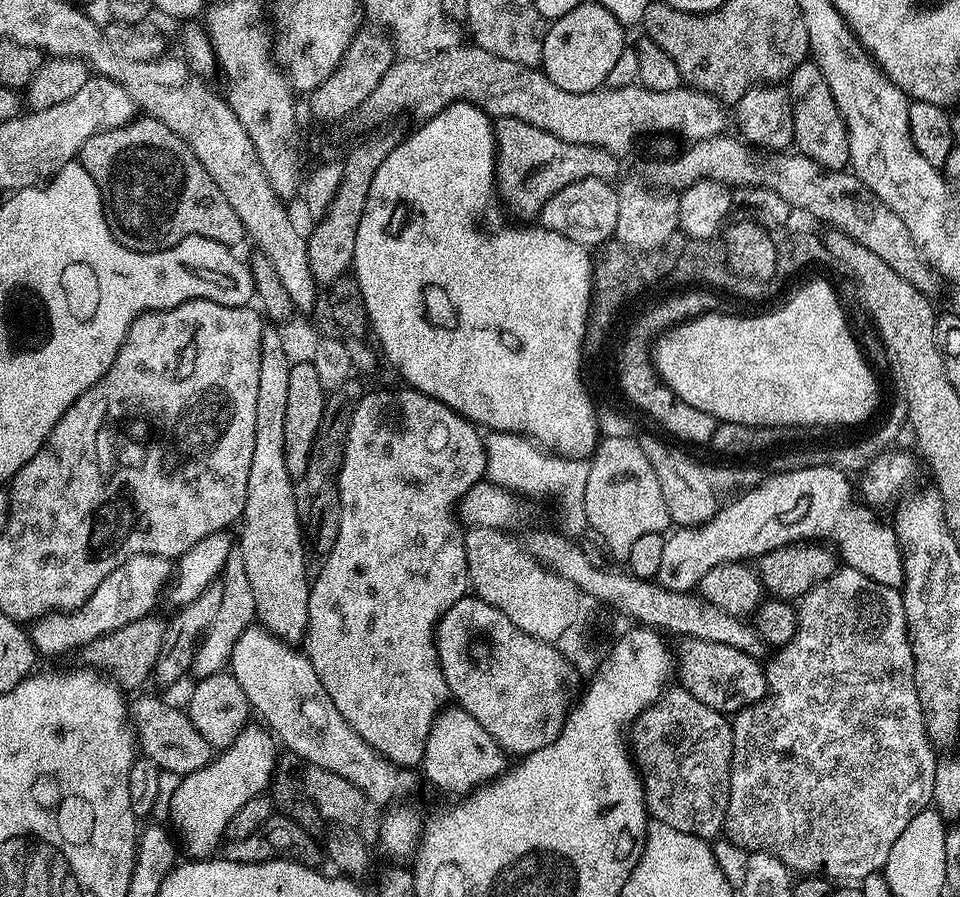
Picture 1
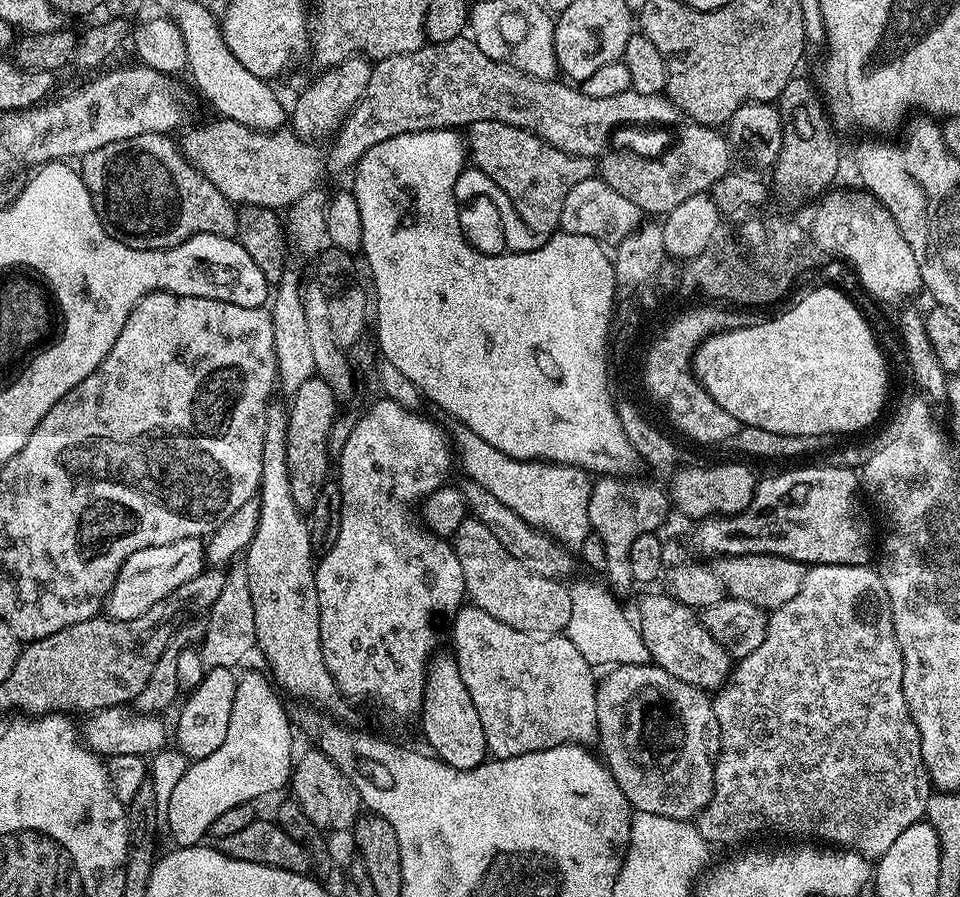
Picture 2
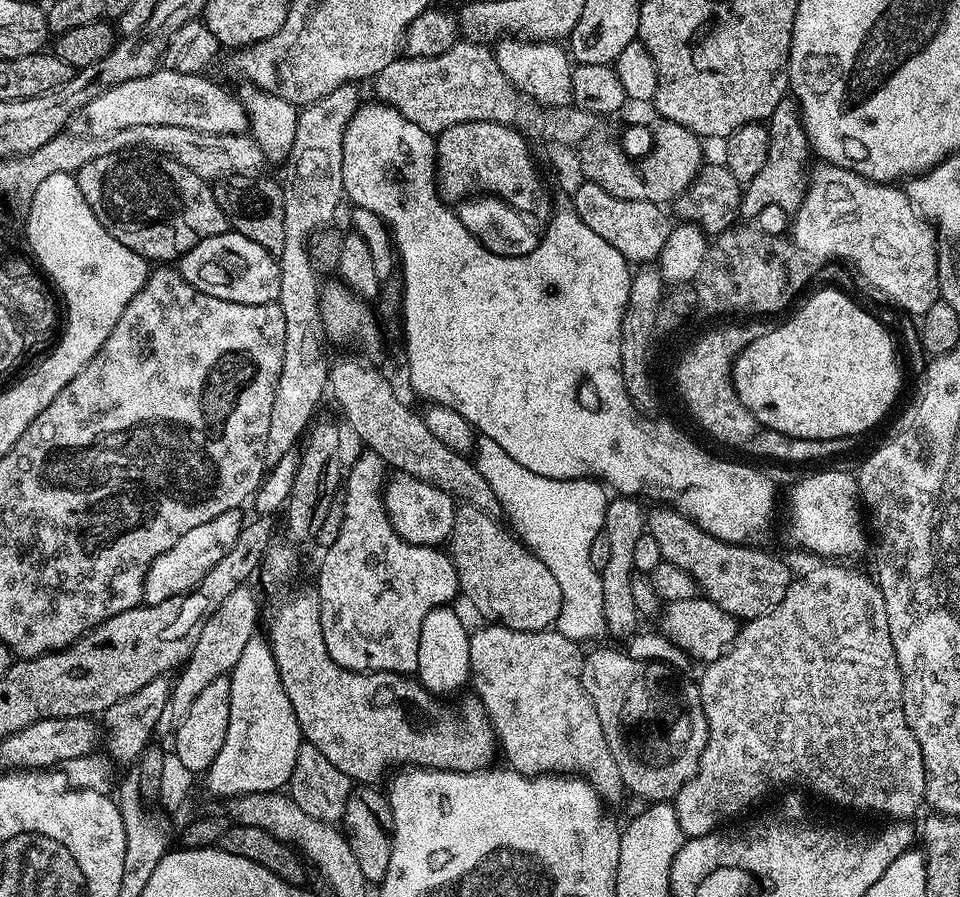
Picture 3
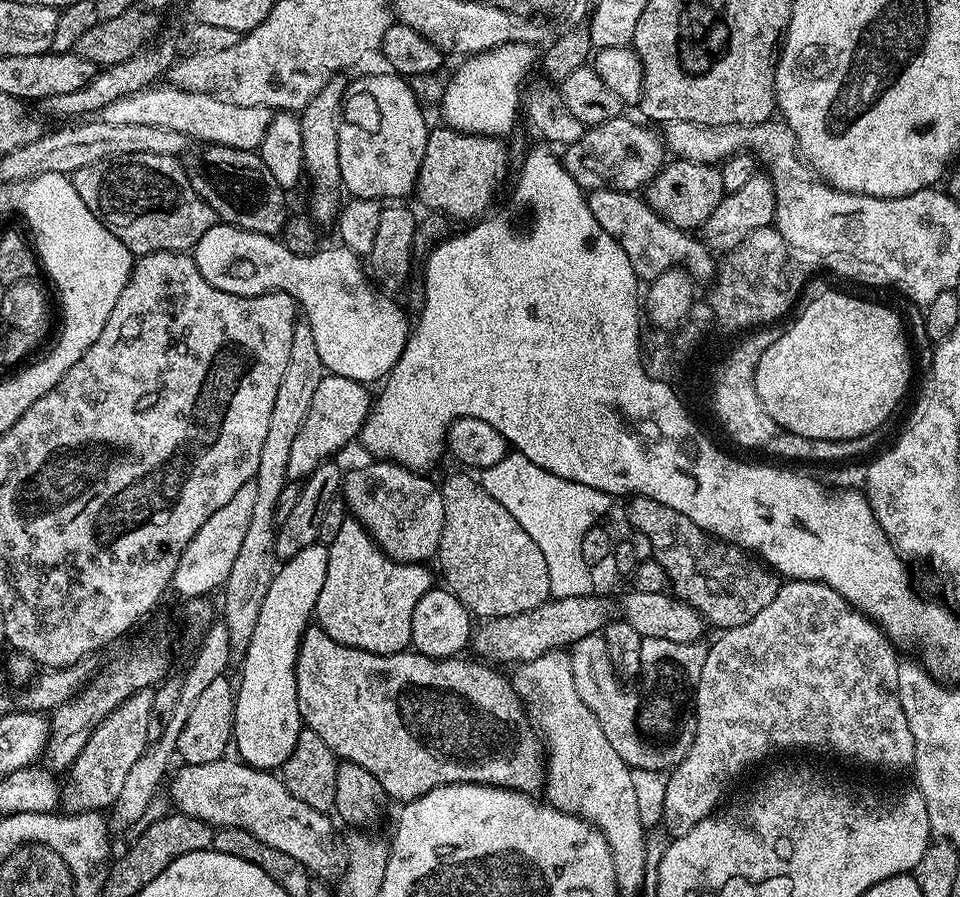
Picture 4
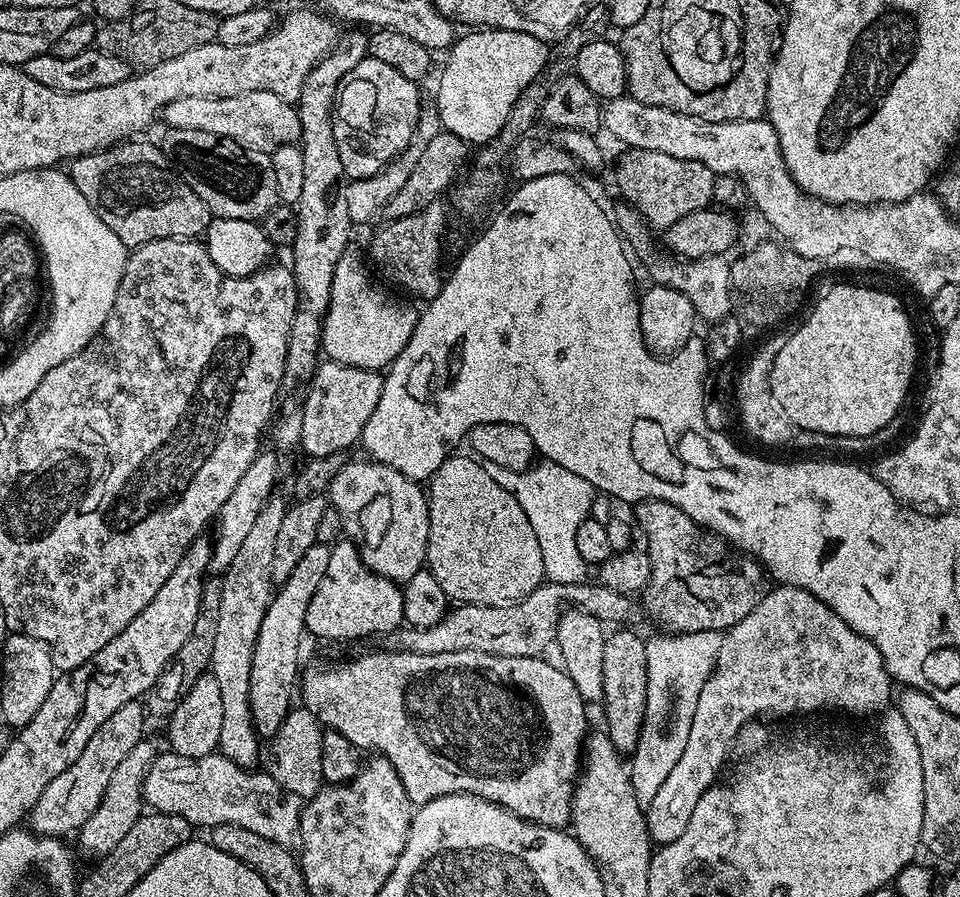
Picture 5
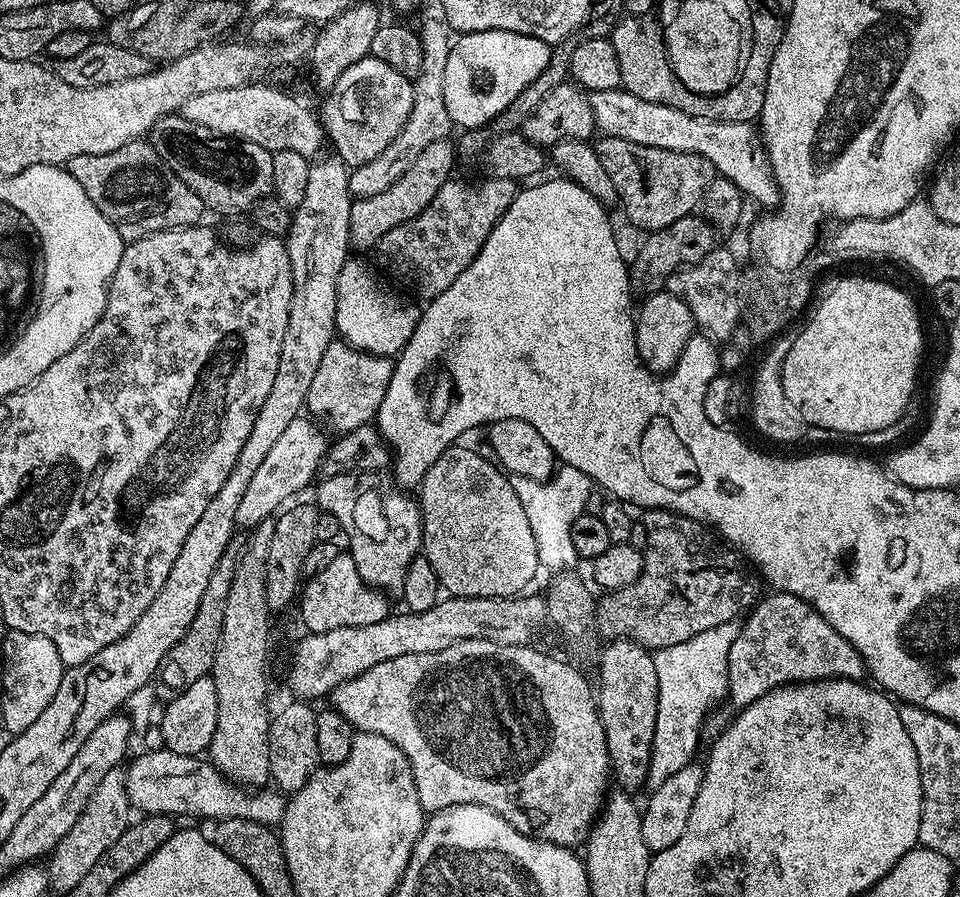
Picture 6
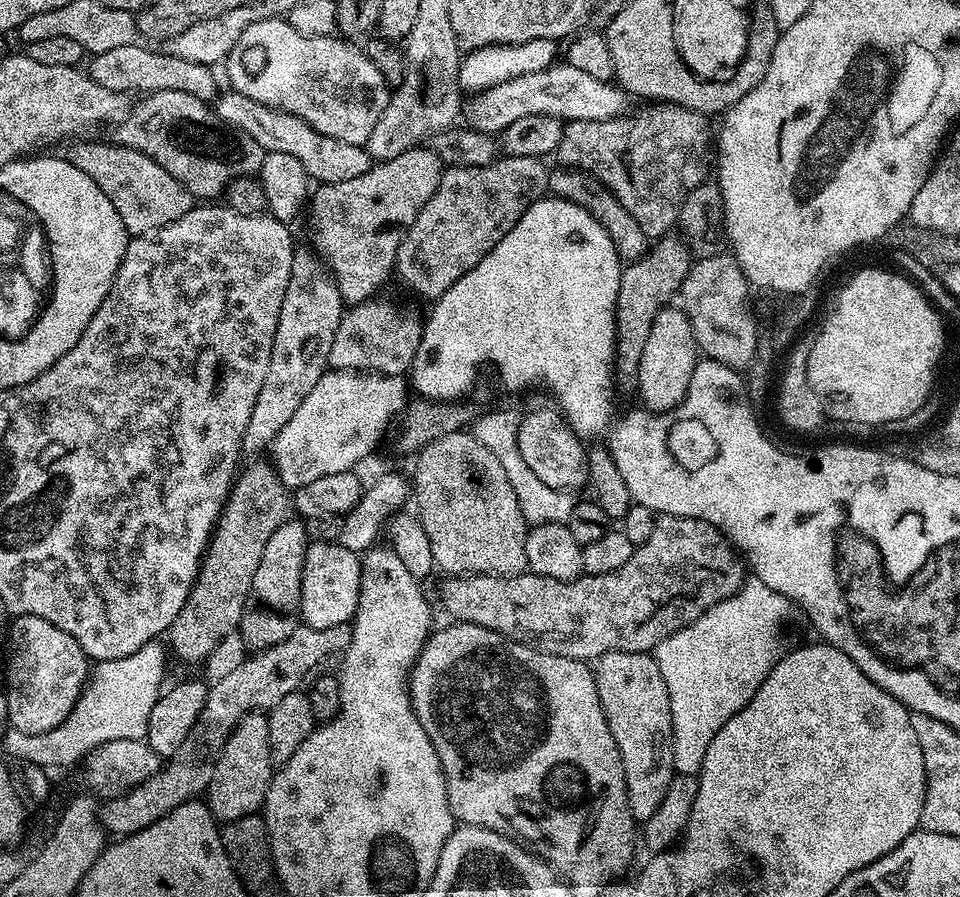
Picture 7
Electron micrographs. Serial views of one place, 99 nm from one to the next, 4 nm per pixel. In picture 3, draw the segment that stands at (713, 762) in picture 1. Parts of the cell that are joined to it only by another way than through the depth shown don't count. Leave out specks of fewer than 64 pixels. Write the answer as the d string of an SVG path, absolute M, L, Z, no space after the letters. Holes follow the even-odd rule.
M596 648L589 656L587 653L583 657L583 662L580 685L586 690L590 702L594 702L594 710L598 714L598 722L602 722L602 734L606 734L606 746L610 746L610 754L614 754L614 763L618 765L618 774L622 774L622 782L625 789L629 793L633 792L631 794L633 797L645 802L675 801L678 790L682 790L682 786L686 786L686 782L690 782L696 776L696 771L700 765L700 755L702 754L702 750L706 750L706 742L708 741L708 723L706 722L706 714L702 710L699 687L695 683L692 683L680 684L677 688L667 688L664 685L665 669L663 667L653 666L646 660L630 658L627 651L621 649L619 652L616 648Z

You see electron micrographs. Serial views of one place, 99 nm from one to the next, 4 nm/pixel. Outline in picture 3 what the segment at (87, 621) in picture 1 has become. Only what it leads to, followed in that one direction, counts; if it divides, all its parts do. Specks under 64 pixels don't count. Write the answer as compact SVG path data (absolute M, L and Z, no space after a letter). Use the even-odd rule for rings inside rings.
M240 508L226 510L218 514L218 518L210 518L210 522L203 526L182 534L182 538L178 538L178 542L174 542L174 546L170 546L166 554L158 554L144 578L143 603L166 602L166 598L190 592L198 582L202 582L204 575L232 549L234 542L238 542L238 534L246 523L245 517L240 517L241 514Z

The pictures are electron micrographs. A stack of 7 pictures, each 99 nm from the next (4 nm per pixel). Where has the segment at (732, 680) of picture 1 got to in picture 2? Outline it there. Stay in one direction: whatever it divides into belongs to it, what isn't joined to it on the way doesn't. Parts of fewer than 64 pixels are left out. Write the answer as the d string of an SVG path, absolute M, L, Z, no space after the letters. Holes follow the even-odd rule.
M656 590L645 591L648 593L645 594L644 601L640 604L640 620L638 619L642 642L646 646L651 663L666 670L666 674L674 674L674 678L695 688L701 688L706 693L712 694L723 688L734 667L734 661L727 650L706 631L701 617L693 609L682 606L682 602L670 598L663 590L652 591Z

